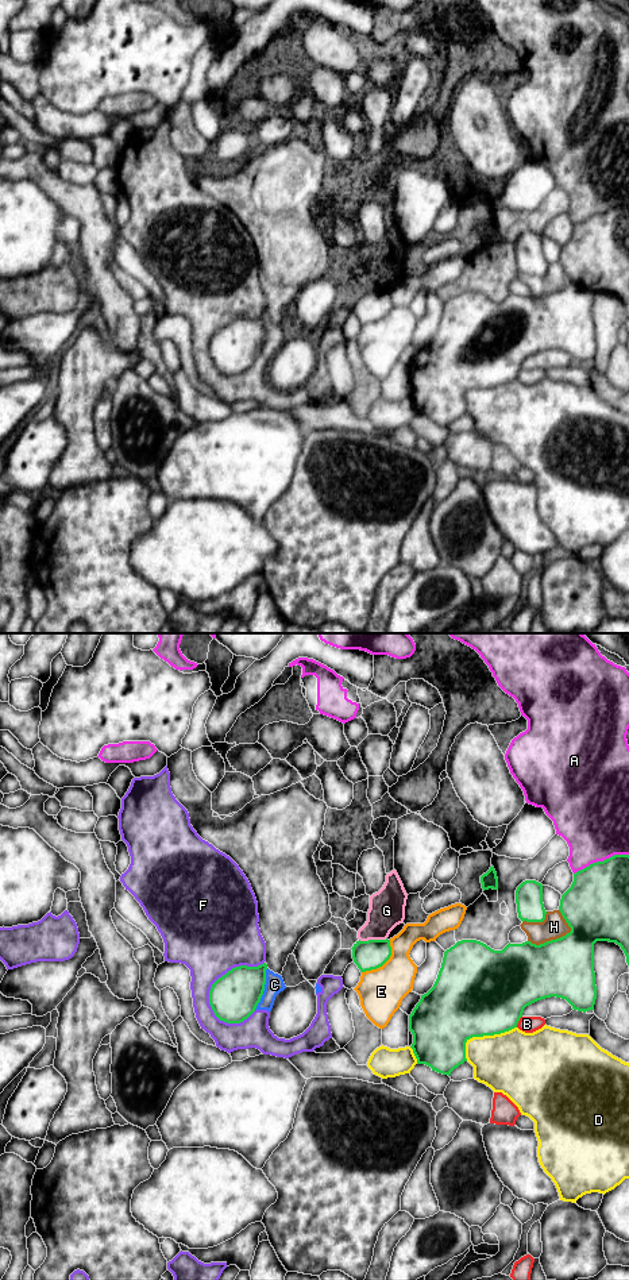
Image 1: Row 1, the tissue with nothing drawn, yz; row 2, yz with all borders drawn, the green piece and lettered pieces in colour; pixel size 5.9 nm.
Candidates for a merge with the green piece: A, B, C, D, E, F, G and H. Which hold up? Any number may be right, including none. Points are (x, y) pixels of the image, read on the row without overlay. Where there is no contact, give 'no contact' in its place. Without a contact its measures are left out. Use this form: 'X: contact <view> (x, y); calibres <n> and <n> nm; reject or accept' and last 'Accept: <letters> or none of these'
A: contact yz (601, 214); calibres 380 and 420 nm; reject
B: contact yz (518, 371); calibres 480 and 100 nm; reject
C: contact yz (263, 340); calibres 280 and 110 nm; reject
D: contact yz (482, 388); calibres 500 and 380 nm; reject
E: contact yz (384, 315); calibres 180 and 280 nm; reject
F: contact yz (219, 330); calibres 280 and 440 nm; reject
G: contact yz (373, 292); calibres 180 and 220 nm; reject
H: contact yz (551, 292); calibres 360 and 150 nm; reject
Accept: none of these

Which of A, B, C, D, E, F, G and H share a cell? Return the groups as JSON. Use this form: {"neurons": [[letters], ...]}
{"neurons": [["A"], ["B"], ["C", "F"], ["D"], ["E"], ["G"], ["H"]]}

